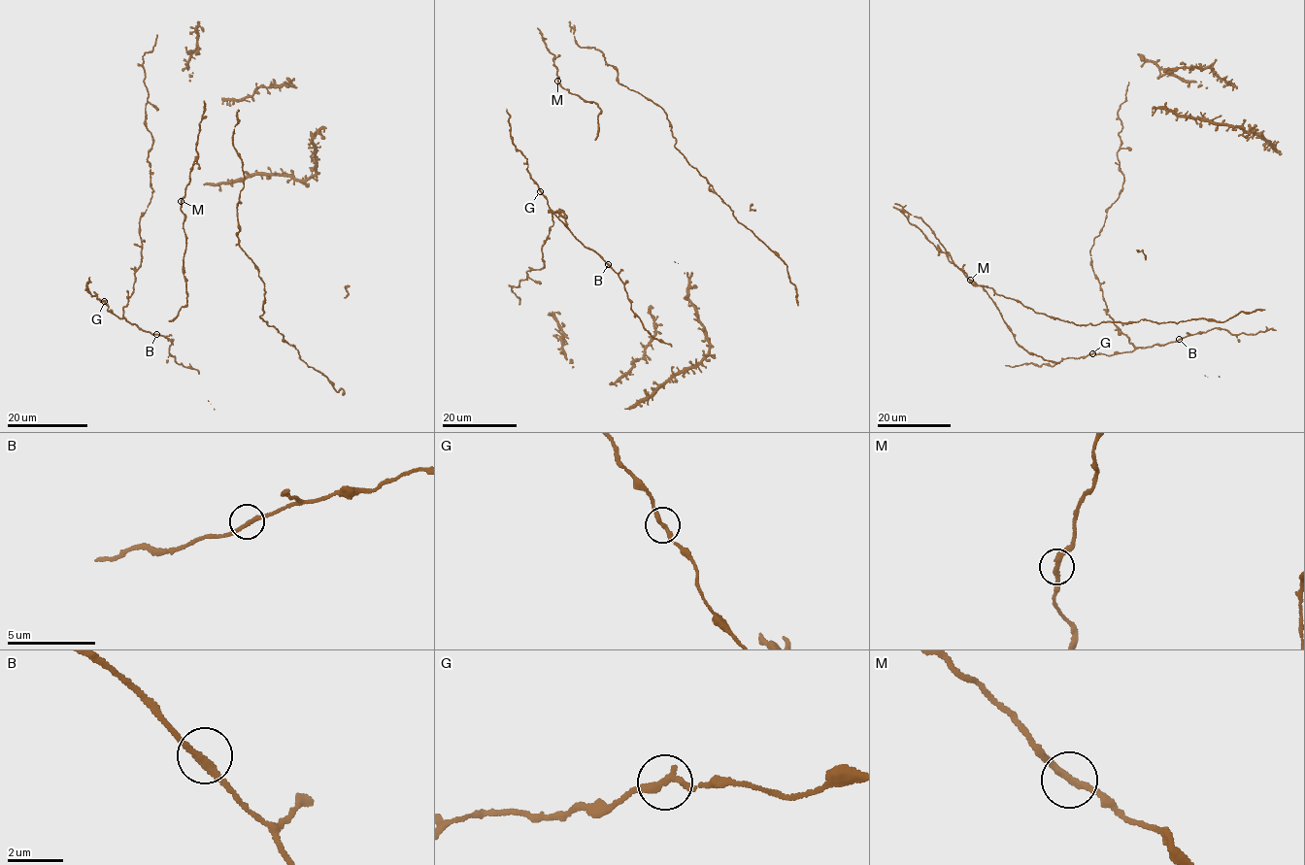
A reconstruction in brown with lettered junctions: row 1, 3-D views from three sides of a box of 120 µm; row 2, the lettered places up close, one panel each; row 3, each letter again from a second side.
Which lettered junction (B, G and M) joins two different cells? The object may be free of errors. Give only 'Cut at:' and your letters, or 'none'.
Cut at: none

